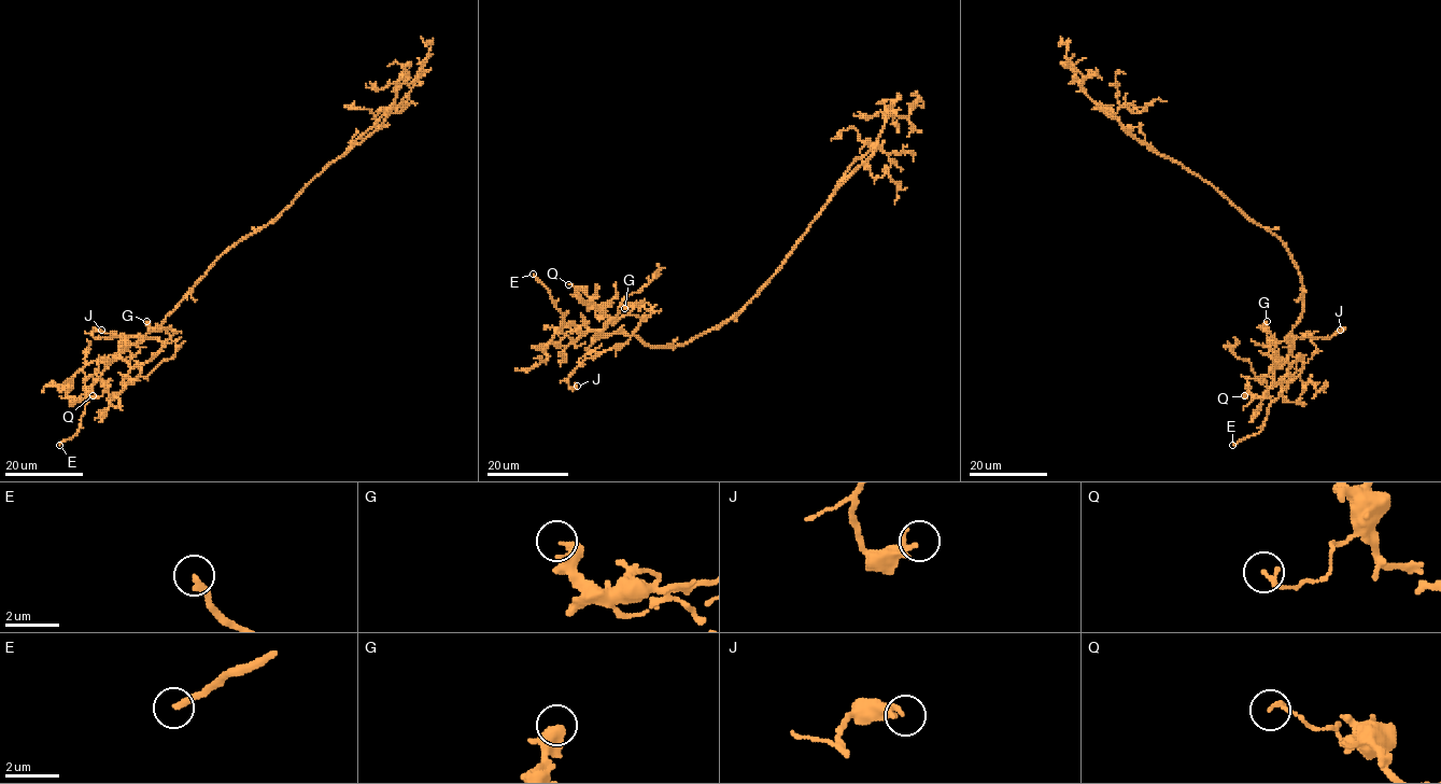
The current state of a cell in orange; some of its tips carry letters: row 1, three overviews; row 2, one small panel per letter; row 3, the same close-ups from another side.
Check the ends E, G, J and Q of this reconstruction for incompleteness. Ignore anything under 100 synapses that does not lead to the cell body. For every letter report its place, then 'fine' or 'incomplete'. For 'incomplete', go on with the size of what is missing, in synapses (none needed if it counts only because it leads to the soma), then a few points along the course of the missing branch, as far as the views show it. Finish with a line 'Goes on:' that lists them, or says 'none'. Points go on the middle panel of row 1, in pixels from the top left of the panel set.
E: (533, 274) | incomplete | (533, 274), (519, 270), (517, 274), (535, 279), (556, 275)
G: (624, 308) | fine
J: (577, 386) | fine
Q: (568, 284) | fine
Goes on: E

